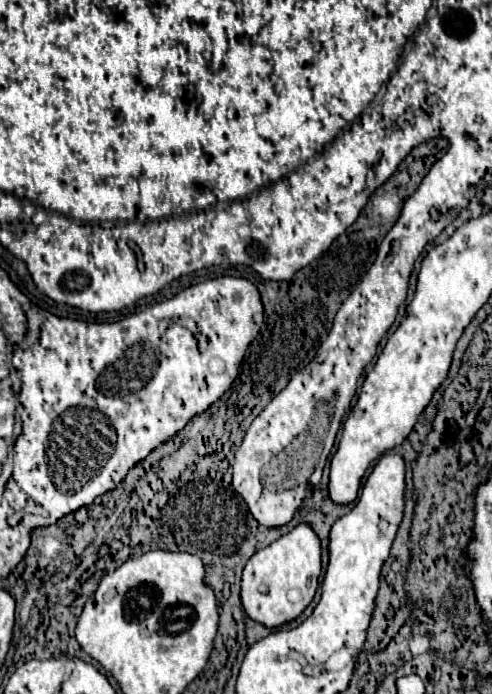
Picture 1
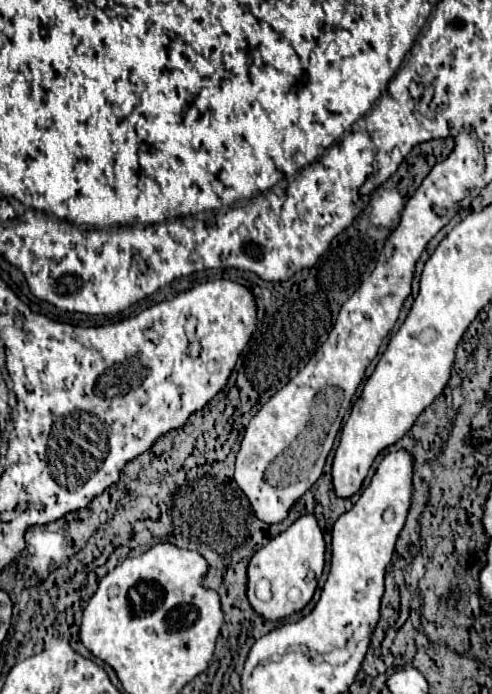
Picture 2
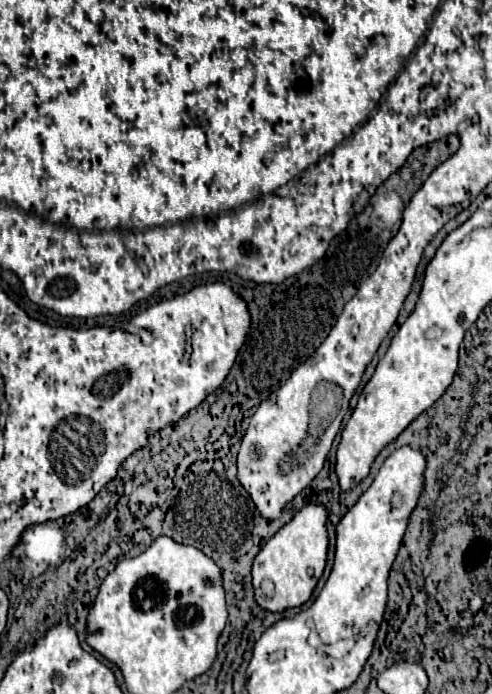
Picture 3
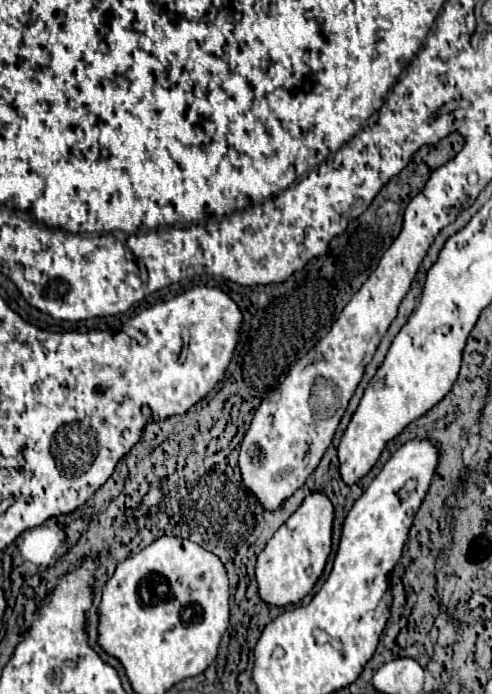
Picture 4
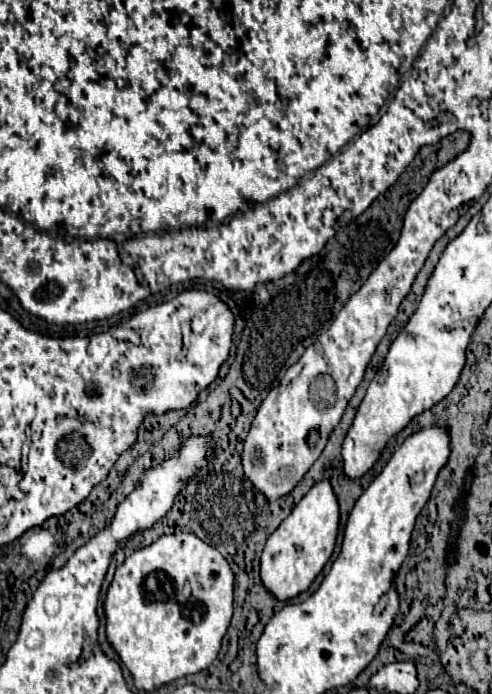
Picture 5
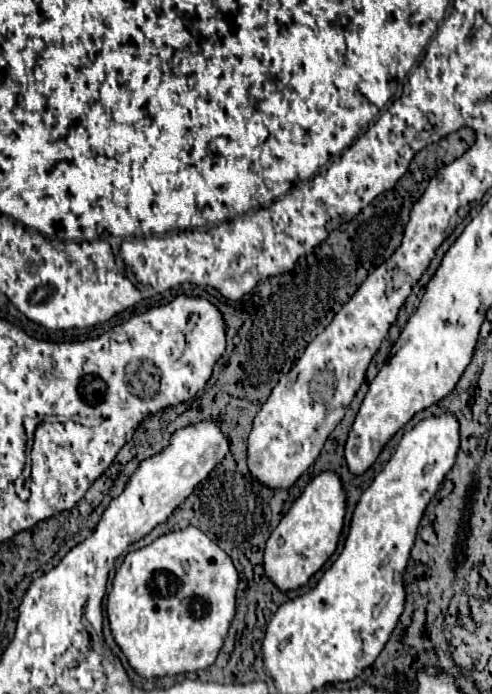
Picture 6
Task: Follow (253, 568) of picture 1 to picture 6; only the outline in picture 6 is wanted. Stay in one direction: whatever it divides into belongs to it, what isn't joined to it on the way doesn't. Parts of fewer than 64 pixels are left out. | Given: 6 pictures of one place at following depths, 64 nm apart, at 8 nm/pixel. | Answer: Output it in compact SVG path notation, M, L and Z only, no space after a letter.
M322 472L306 486L270 534L264 550L264 574L272 580L272 584L276 584L276 588L280 588L280 592L292 592L308 584L314 572L318 572L334 554L344 524L344 510L346 494L336 474Z

